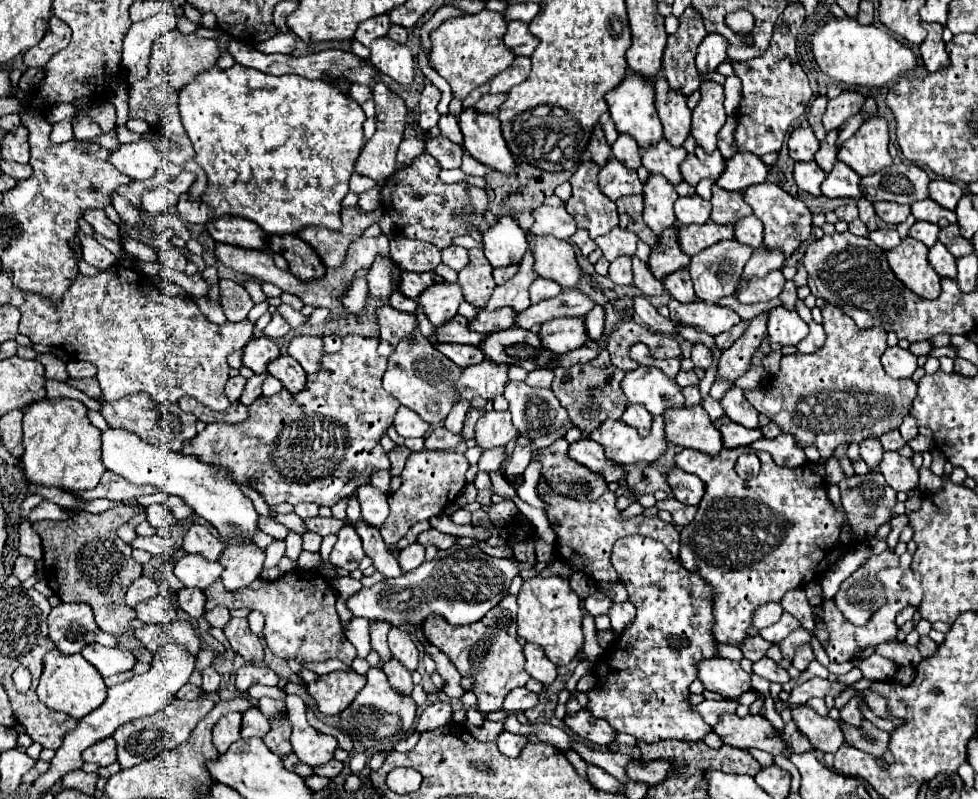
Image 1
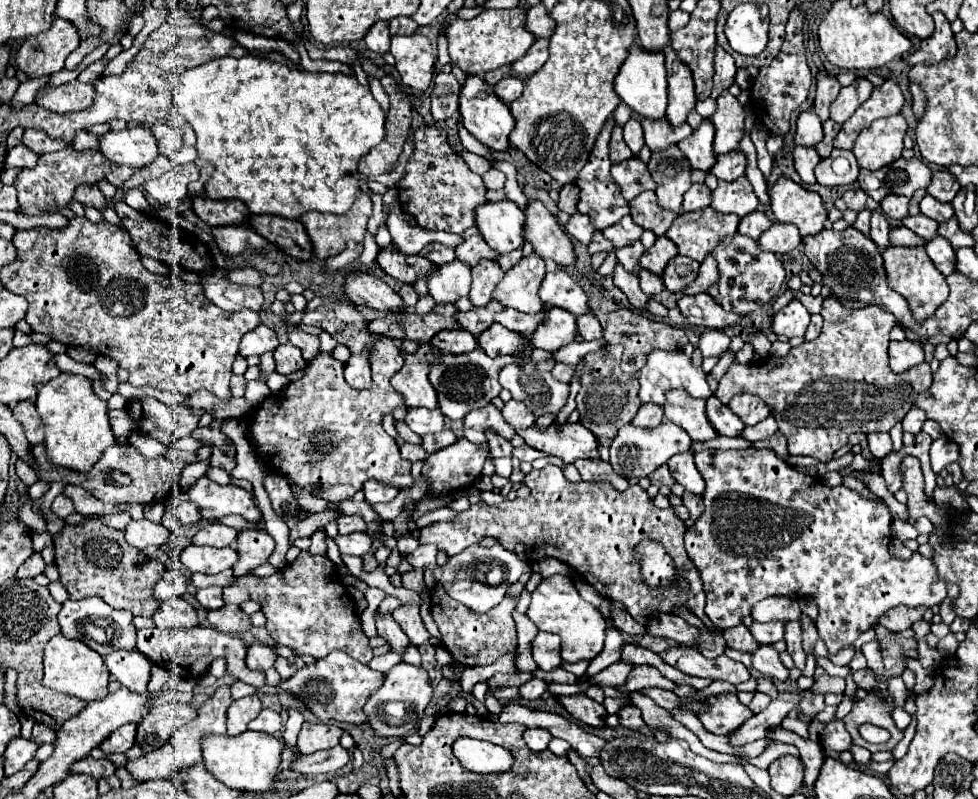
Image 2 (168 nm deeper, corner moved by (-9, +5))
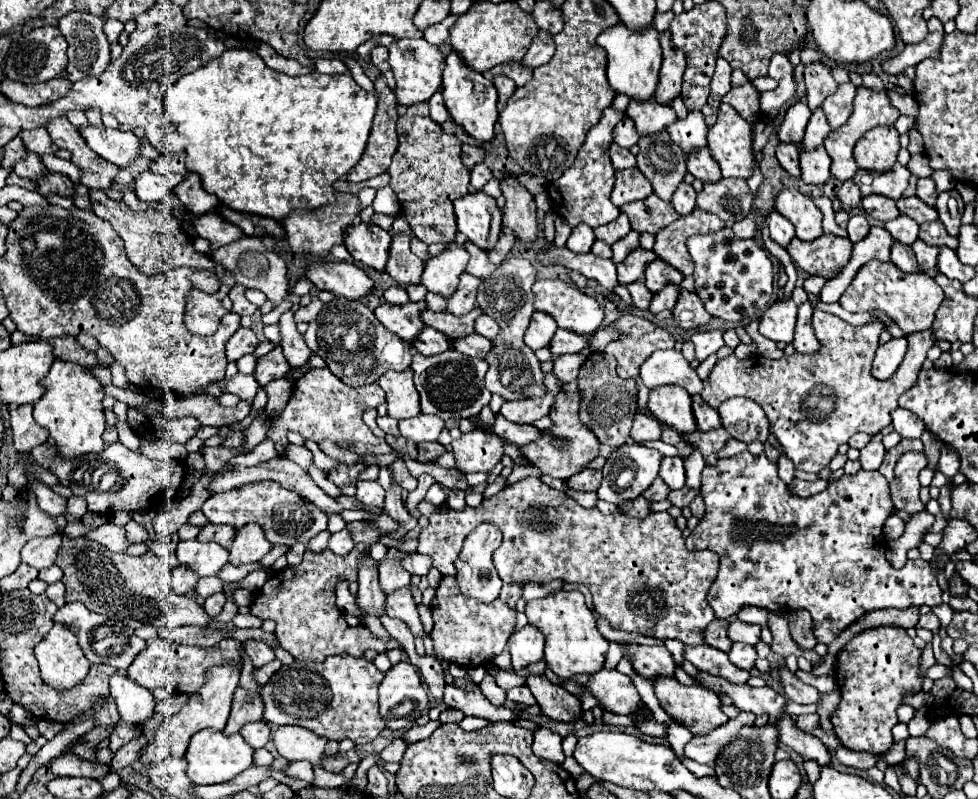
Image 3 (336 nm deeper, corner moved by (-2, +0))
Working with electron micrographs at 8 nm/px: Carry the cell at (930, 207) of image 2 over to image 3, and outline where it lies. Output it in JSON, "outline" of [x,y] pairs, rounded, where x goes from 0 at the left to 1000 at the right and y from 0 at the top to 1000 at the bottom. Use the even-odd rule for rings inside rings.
{"outline":[[[933,245],[933,248],[920,248],[920,250],[916,250],[916,258],[918,258],[920,268],[933,273],[933,275],[939,278],[939,280],[959,275],[959,265],[957,265],[957,260],[945,255],[939,245]]]}

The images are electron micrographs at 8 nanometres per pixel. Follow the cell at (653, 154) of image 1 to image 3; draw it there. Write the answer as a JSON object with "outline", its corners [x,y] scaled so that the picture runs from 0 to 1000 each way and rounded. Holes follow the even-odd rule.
{"outline":[[[669,123],[665,125],[644,125],[640,143],[650,153],[650,163],[654,170],[675,165],[687,150],[691,150],[691,143],[685,130],[673,130]]]}

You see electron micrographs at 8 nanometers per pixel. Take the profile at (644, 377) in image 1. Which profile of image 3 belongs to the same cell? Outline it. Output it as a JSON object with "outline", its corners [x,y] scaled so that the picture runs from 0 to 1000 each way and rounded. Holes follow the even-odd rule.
{"outline":[[[671,438],[654,461],[654,473],[663,486],[691,481],[703,488],[703,493],[718,491],[718,476],[712,463],[693,438]]]}

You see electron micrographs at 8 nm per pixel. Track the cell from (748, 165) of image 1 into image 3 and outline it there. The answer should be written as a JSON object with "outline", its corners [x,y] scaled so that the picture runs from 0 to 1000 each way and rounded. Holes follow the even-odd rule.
{"outline":[[[720,183],[720,185],[714,185],[710,190],[703,193],[703,200],[701,200],[701,210],[703,215],[710,220],[710,223],[716,223],[718,228],[724,228],[724,225],[736,225],[736,210],[734,205],[728,200],[728,193],[726,188]]]}

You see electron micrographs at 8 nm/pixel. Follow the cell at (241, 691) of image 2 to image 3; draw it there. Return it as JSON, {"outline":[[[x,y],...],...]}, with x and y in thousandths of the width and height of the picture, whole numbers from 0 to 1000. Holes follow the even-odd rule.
{"outline":[[[344,819],[327,831],[301,826],[297,834],[288,834],[268,861],[272,904],[309,909],[344,929],[358,924],[366,934],[376,931],[395,911],[387,891],[387,859],[391,849],[393,841],[374,824]]]}

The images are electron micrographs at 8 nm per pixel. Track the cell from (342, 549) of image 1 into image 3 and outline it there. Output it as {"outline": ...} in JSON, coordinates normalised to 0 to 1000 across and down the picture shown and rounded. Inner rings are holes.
{"outline":[[[352,661],[352,663],[348,663],[348,666],[344,666],[344,668],[339,668],[339,673],[337,673],[337,678],[335,678],[335,686],[342,691],[342,693],[346,693],[346,696],[354,696],[354,693],[358,693],[360,688],[362,688],[362,676],[360,676],[360,671],[358,671],[358,666]]]}

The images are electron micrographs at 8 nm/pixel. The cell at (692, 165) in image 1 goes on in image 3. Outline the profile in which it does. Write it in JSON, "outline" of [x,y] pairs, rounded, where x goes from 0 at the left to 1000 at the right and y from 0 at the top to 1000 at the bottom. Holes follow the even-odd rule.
{"outline":[[[706,138],[701,148],[689,150],[681,163],[683,163],[687,178],[693,180],[701,193],[712,185],[722,183],[724,158],[722,158],[716,138]]]}

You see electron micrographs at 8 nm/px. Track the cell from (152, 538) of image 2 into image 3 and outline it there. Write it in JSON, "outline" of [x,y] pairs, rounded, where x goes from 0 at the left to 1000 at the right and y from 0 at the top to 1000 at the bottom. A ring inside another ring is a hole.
{"outline":[[[112,653],[110,656],[104,656],[102,661],[98,661],[94,666],[90,666],[88,673],[98,676],[100,681],[106,681],[115,691],[125,691],[127,686],[133,683],[133,678],[129,676],[127,661],[125,658],[119,658],[119,656],[112,656]]]}

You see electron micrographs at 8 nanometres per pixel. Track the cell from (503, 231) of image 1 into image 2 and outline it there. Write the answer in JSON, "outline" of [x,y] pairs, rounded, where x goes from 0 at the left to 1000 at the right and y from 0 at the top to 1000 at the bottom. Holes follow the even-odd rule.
{"outline":[[[525,252],[496,254],[488,264],[488,284],[500,309],[518,319],[537,304],[537,267]]]}

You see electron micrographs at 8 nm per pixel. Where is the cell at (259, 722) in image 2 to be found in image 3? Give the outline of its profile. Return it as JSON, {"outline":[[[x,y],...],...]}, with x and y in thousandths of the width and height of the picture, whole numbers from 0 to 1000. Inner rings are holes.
{"outline":[[[270,901],[256,904],[256,906],[252,906],[245,914],[245,919],[249,921],[249,926],[252,926],[254,934],[258,934],[258,936],[270,936],[272,929],[276,926],[276,909]]]}

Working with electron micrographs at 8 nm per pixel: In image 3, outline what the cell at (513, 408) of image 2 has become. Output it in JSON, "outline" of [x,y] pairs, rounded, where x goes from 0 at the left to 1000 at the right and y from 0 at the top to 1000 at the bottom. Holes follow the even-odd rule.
{"outline":[[[560,491],[550,498],[536,498],[536,501],[526,501],[526,503],[515,503],[511,518],[528,531],[544,531],[546,526],[558,521],[562,516],[566,493]]]}

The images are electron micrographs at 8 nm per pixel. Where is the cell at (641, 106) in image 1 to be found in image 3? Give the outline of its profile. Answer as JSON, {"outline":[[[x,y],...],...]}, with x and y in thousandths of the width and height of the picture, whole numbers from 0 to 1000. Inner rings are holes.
{"outline":[[[632,28],[630,33],[624,33],[613,43],[609,55],[613,55],[620,63],[622,103],[630,115],[636,115],[650,125],[663,125],[669,120],[673,105],[673,88],[677,80],[673,38],[669,33],[646,38],[640,30]]]}

